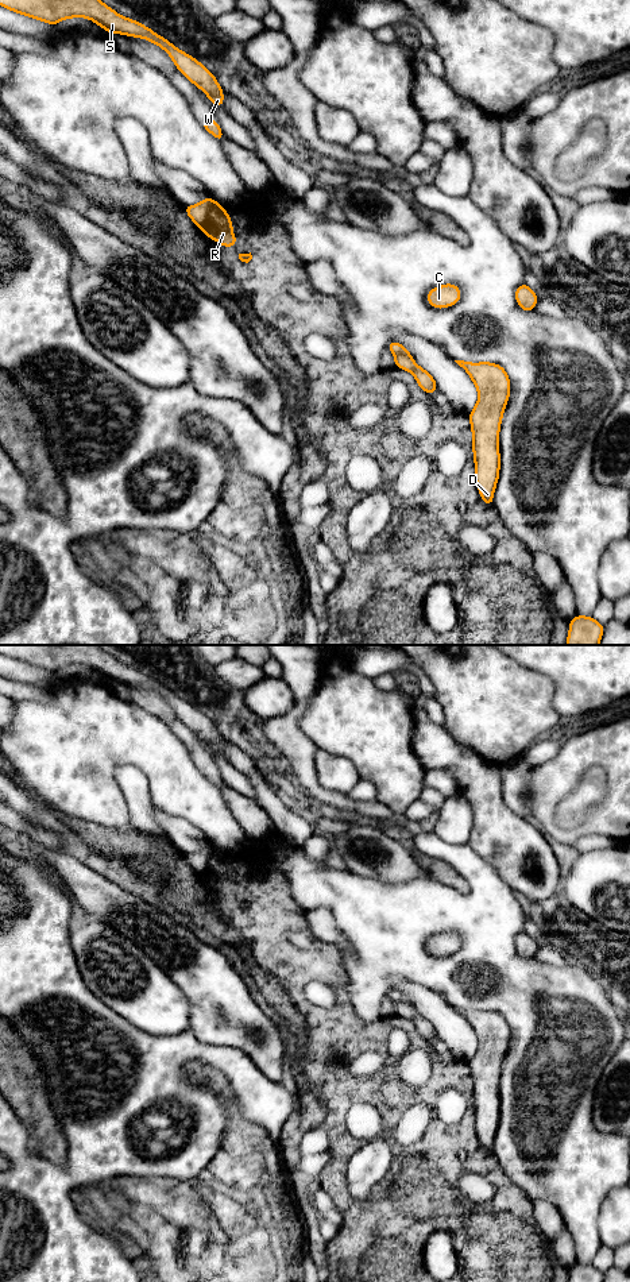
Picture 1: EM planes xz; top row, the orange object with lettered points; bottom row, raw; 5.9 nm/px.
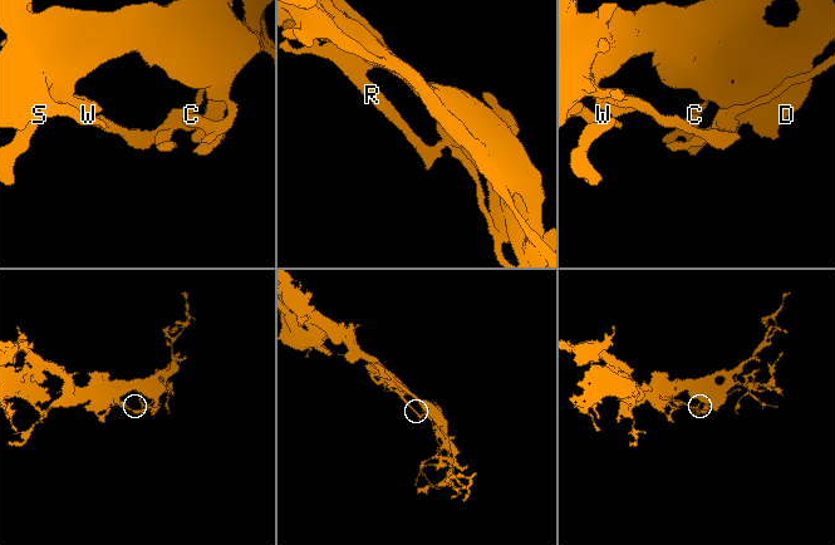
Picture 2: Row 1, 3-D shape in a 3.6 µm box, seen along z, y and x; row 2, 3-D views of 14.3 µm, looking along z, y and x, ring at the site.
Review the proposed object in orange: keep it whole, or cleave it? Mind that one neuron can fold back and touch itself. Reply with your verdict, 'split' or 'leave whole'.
split

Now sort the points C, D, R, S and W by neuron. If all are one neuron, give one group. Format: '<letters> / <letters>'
C D S W / R

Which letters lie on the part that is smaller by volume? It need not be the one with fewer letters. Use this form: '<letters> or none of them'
R

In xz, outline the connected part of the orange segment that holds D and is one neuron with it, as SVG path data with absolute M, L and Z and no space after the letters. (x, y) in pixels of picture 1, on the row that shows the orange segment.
M455 362L467 371L479 393L478 402L468 416L472 429L475 482L482 501L492 506L500 468L499 429L510 397L510 378L506 370L495 363Z

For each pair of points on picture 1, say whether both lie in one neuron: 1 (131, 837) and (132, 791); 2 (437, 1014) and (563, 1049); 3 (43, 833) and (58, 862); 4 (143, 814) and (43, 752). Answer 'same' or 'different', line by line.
1: different
2: different
3: different
4: different

